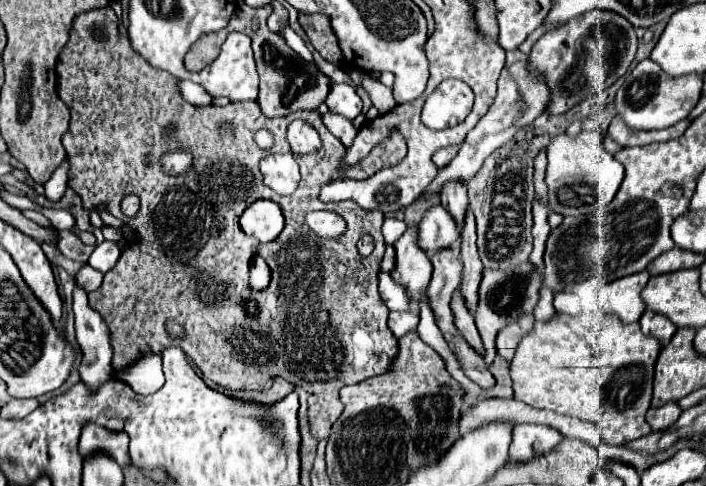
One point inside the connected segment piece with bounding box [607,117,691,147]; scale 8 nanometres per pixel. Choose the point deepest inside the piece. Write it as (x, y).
(620, 133)

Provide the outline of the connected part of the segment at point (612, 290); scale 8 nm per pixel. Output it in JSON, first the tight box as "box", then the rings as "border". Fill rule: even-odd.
{"box":[599,271,649,323],"border":[[[641,271],[603,285],[599,289],[599,305],[603,313],[615,313],[623,323],[639,321],[639,317],[645,311],[641,289],[649,281],[649,277],[649,271]]]}

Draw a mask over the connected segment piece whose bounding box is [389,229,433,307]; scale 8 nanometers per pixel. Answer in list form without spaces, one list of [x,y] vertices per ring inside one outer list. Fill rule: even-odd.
[[[407,229],[407,233],[395,243],[395,269],[389,275],[407,289],[411,303],[419,307],[419,303],[425,299],[433,267],[415,241],[417,229]]]

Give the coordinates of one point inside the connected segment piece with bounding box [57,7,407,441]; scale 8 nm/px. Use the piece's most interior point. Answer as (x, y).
(191, 257)

